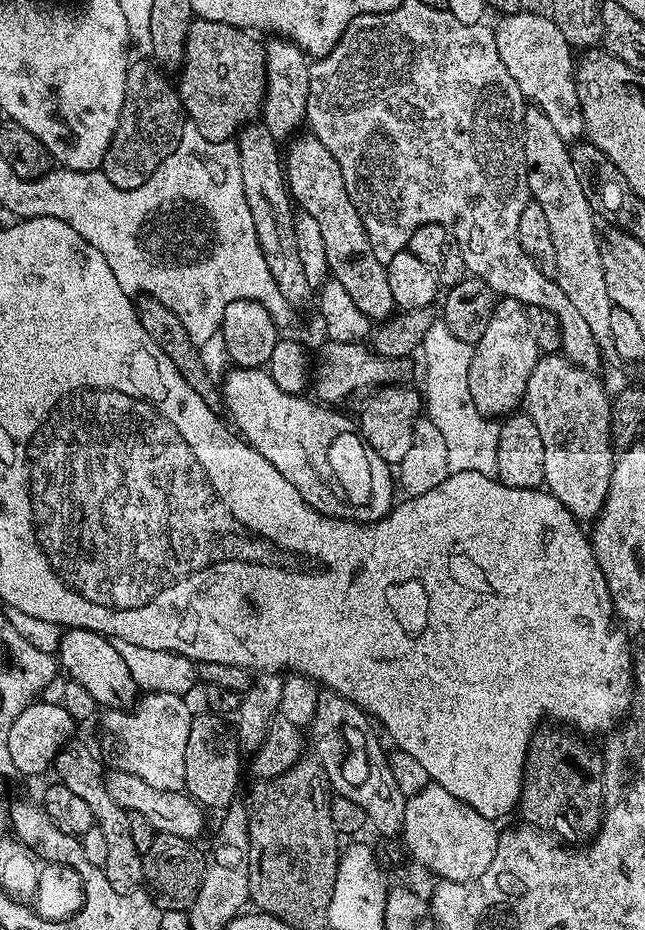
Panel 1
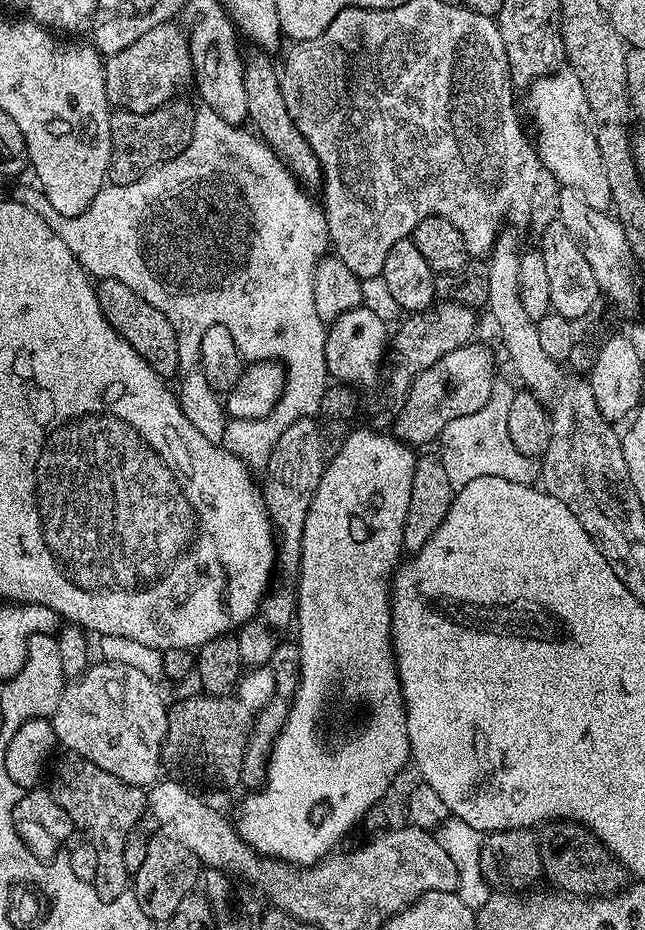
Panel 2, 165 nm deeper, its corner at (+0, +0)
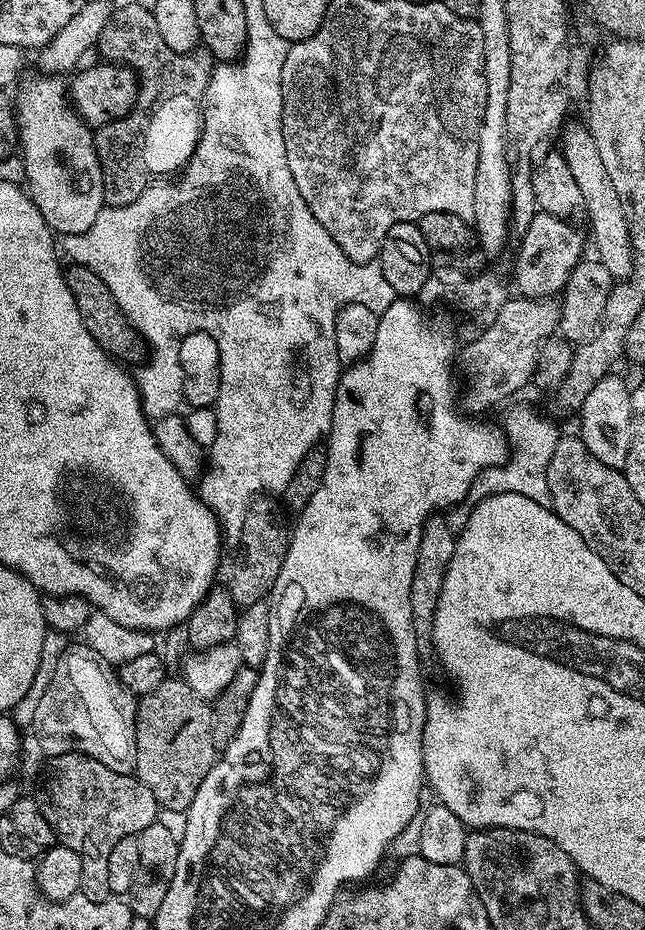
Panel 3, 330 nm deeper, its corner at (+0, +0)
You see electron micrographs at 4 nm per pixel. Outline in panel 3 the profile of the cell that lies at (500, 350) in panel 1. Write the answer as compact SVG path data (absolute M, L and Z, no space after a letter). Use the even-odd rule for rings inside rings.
M540 212L530 222L526 234L519 237L520 249L516 252L516 288L525 300L547 300L563 293L564 286L568 281L572 268L580 263L584 252L584 240L576 228L571 228L567 219L552 216L549 212Z

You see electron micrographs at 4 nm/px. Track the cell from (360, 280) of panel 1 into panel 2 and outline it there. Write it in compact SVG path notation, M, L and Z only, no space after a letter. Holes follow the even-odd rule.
M252 46L243 53L244 81L246 82L246 102L248 103L248 120L261 140L266 141L280 155L280 161L289 172L300 181L305 189L313 190L321 187L324 175L320 169L314 150L310 150L310 142L302 138L296 122L290 118L290 110L286 110L286 98L282 98L280 77L277 69L267 60L261 49Z

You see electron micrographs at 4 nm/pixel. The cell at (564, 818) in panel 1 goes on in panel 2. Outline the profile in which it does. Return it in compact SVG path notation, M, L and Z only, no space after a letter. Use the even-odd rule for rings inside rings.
M579 822L545 823L539 829L538 843L543 875L545 877L549 876L557 884L553 885L561 893L569 896L596 898L601 895L602 889L600 887L607 880L609 886L612 887L609 889L620 890L625 887L626 869L624 865L583 824Z

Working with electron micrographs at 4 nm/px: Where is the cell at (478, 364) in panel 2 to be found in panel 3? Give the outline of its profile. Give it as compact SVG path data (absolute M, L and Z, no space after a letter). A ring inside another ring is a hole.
M509 298L502 306L498 318L490 322L487 330L479 333L465 348L462 348L462 360L464 356L464 408L468 414L480 414L487 408L503 402L507 396L520 392L529 386L535 374L538 362L539 348L548 337L557 331L560 322L560 305L555 299L547 300L525 300L523 298Z

